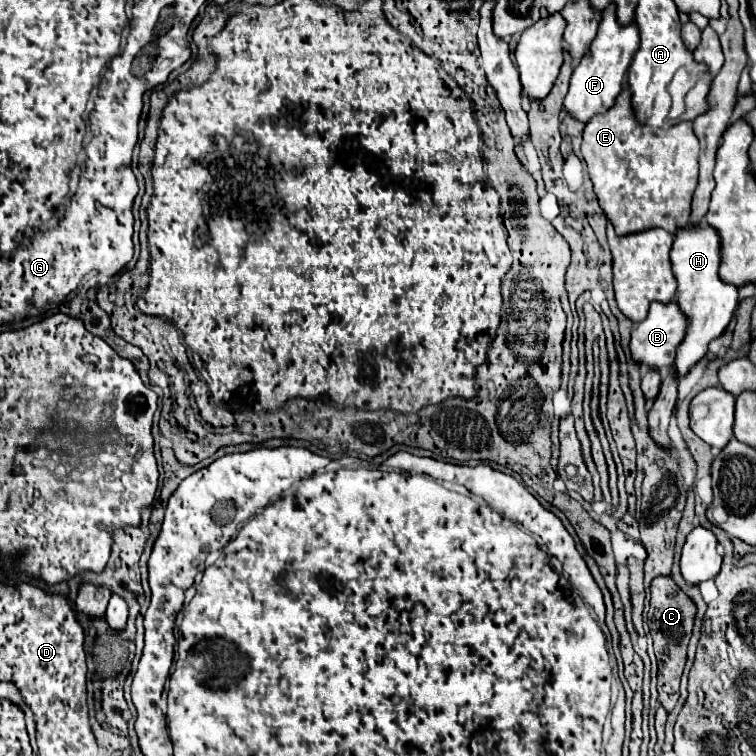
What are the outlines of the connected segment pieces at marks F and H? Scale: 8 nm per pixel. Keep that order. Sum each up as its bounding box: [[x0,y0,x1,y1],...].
[[565,2,639,124],[671,222,739,376]]

